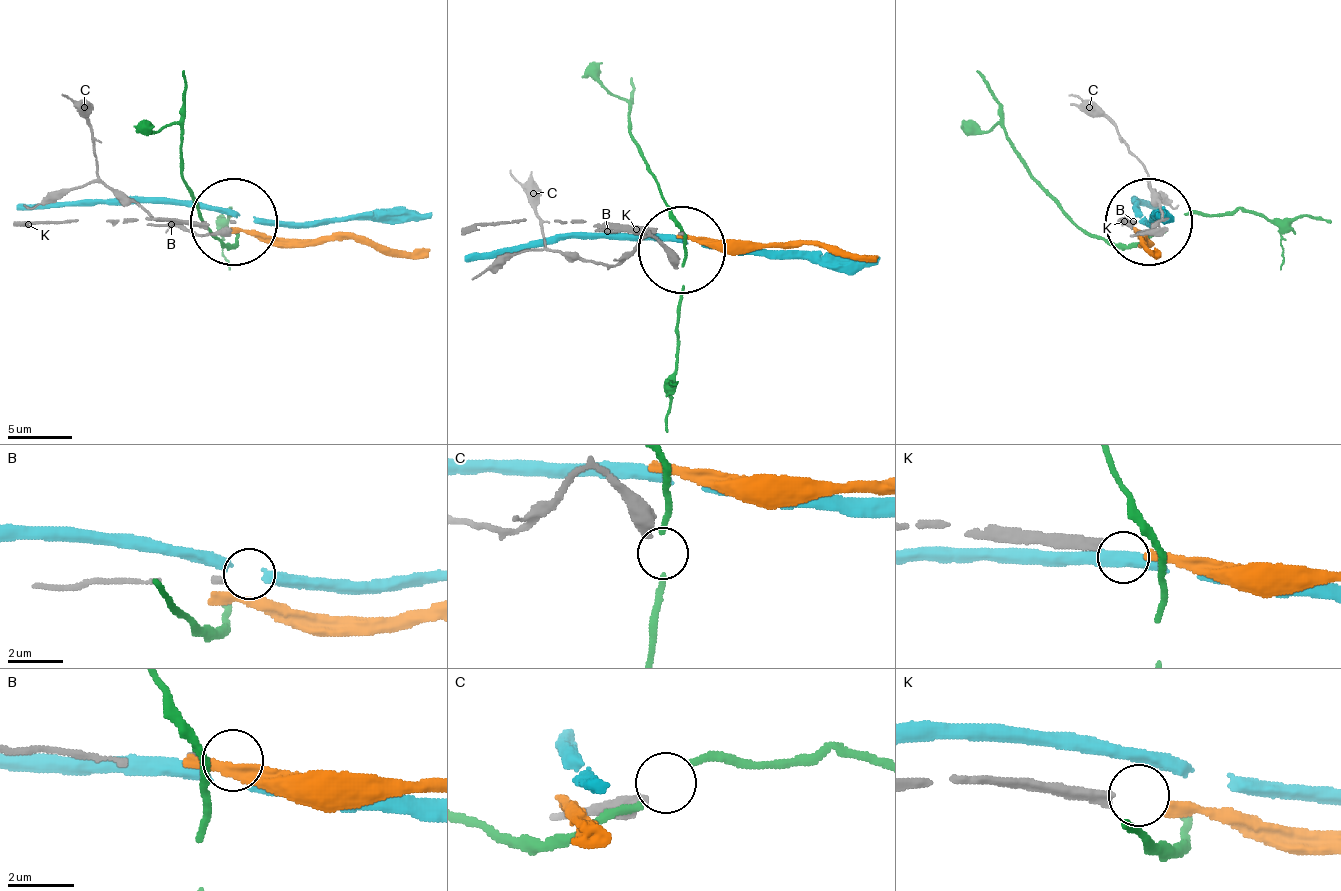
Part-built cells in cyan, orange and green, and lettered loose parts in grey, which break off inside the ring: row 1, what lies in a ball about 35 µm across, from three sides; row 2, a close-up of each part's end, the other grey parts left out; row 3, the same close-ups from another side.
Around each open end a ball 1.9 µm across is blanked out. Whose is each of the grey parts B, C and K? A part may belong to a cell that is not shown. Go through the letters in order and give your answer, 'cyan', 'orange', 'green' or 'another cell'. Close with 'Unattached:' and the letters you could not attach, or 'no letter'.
B: another cell
C: another cell
K: orange
Unattached: B, C

